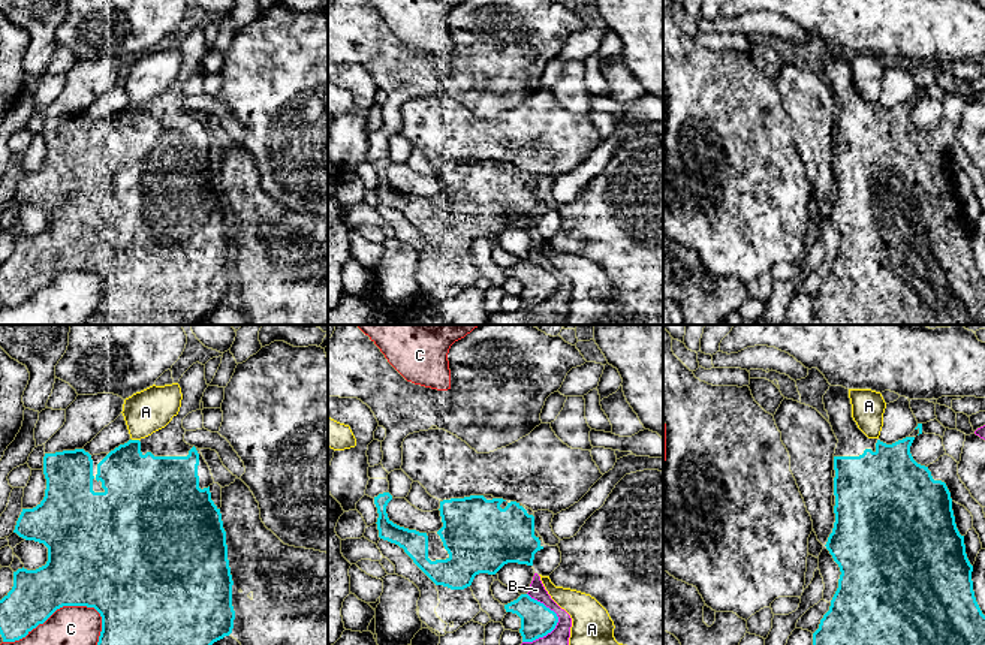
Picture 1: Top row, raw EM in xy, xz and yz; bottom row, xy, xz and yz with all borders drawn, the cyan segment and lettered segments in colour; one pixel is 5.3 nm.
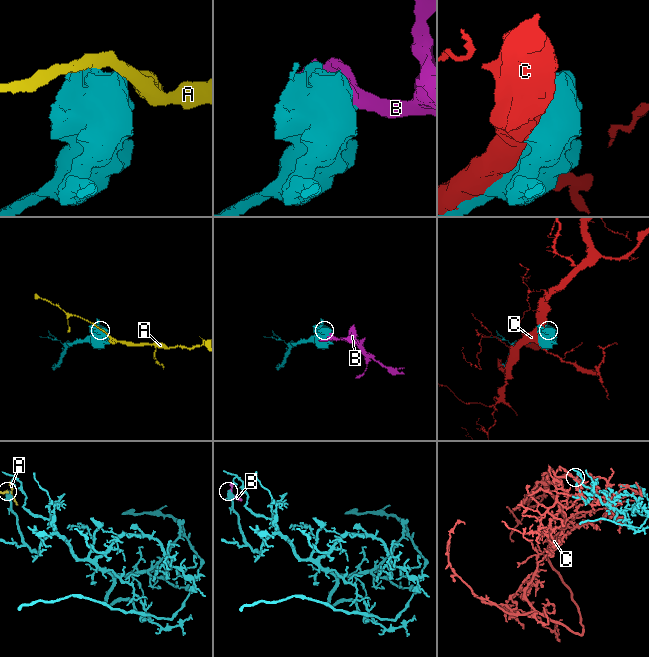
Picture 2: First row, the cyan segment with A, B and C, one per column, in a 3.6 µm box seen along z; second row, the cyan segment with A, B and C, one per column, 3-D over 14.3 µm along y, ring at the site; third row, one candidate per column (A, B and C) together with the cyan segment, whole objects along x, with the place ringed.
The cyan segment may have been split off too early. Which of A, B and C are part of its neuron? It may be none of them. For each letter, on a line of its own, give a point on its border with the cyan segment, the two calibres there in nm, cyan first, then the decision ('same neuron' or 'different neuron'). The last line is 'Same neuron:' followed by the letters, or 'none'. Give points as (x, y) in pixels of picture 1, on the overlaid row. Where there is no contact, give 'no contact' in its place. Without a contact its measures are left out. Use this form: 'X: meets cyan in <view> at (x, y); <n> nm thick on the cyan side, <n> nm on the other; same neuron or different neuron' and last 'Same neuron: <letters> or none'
A: meets cyan in xy at (135, 440); 360 nm thick on the cyan side, 240 nm on the other; different neuron
B: meets cyan in xz at (557, 621); 180 nm thick on the cyan side, 100 nm on the other; different neuron
C: meets cyan in xy at (53, 612); 360 nm thick on the cyan side, 200 nm on the other; different neuron
Same neuron: none

